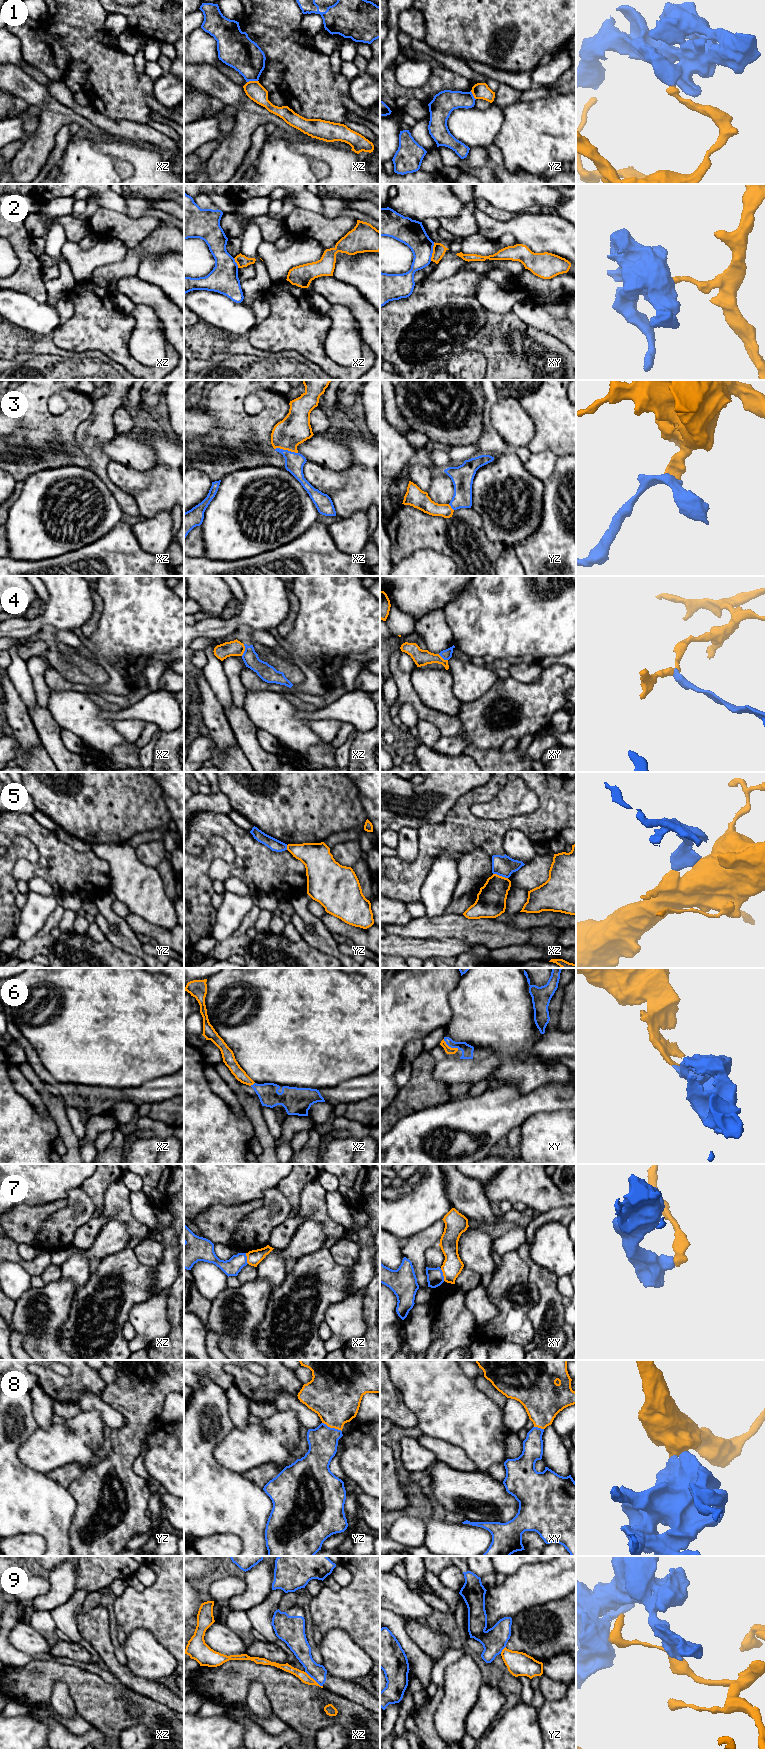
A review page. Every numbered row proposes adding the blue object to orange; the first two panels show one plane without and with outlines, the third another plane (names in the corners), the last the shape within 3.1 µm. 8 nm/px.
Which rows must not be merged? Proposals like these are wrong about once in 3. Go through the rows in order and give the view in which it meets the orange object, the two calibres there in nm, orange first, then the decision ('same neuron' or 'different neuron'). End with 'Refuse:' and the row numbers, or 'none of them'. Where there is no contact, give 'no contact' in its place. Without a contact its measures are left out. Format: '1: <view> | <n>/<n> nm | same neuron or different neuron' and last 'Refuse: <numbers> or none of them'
1: xz | 150/280 nm | different neuron
2: xy | 100/200 nm | different neuron
3: xz | 240/160 nm | same neuron
4: xz | 130/140 nm | different neuron
5: xz | 240/170 nm | different neuron
6: xy | 60/100 nm | same neuron
7: xy | 160/140 nm | different neuron
8: yz | 400/240 nm | same neuron
9: xz | 80/140 nm | different neuron
Refuse: 1, 2, 4, 5, 7, 9

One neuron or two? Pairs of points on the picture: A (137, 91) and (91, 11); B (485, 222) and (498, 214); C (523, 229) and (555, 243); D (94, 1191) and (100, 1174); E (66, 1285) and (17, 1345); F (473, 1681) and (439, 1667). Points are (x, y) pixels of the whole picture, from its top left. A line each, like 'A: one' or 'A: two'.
A: one
B: two
C: one
D: one
E: two
F: two

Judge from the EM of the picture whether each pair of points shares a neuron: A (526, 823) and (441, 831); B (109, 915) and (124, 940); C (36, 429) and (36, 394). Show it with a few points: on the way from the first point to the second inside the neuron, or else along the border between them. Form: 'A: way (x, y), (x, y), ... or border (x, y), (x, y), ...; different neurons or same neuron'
A: way (505, 824), (496, 829), (462, 829); same neuron
B: way (115, 921), (124, 930), (124, 934); same neuron
C: way (36, 420), (36, 403); same neuron

